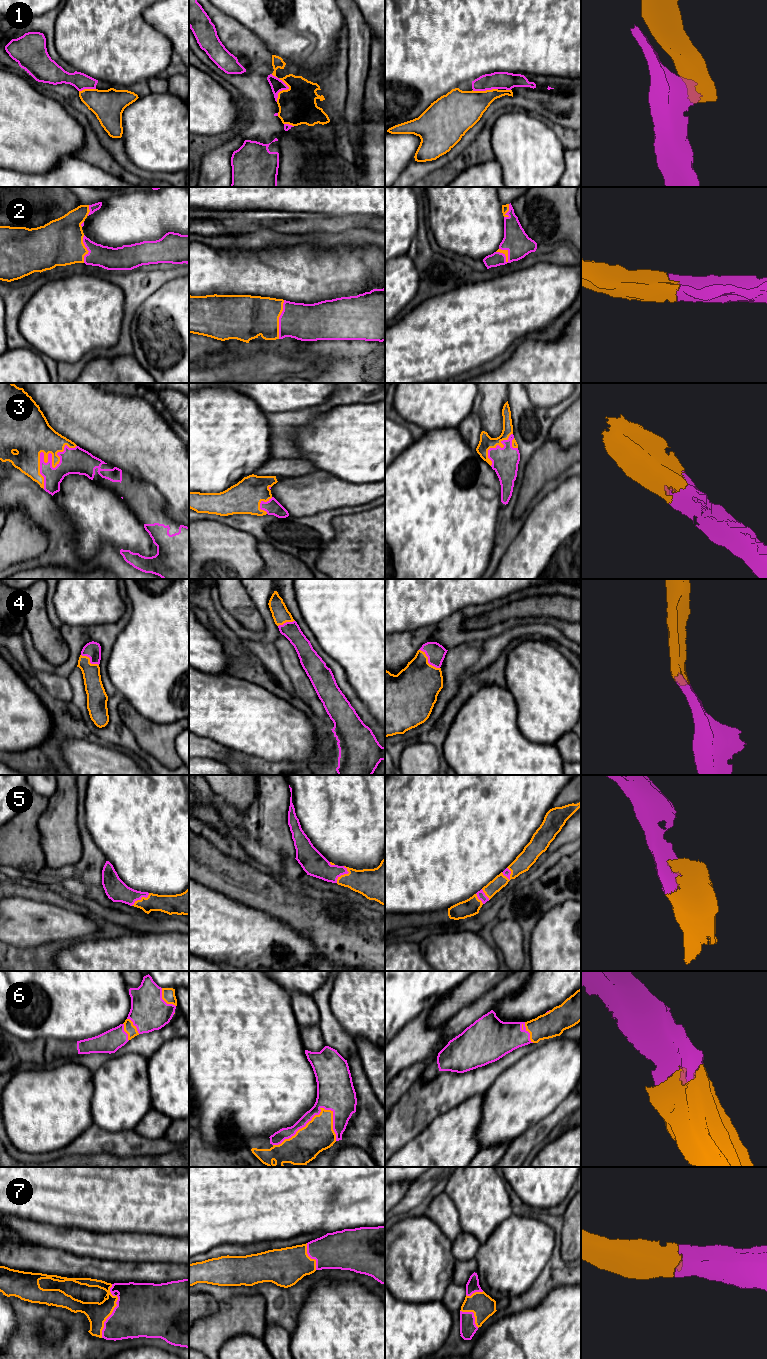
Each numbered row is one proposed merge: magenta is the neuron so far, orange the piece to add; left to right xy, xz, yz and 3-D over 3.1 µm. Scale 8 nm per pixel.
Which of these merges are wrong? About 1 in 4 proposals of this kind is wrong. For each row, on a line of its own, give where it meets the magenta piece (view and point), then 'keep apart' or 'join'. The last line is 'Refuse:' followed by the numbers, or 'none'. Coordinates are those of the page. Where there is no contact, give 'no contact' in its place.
1: contact xz (287, 88); keep apart
2: contact xz (279, 319); join
3: contact xy (48, 456); join
4: contact yz (428, 661); join
5: contact xz (343, 874); join
6: contact xz (304, 1126); join
7: contact xy (113, 1310); join
Refuse: 1

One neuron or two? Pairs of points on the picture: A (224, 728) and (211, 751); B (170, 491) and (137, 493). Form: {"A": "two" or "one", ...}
{"A": "two", "B": "two"}

